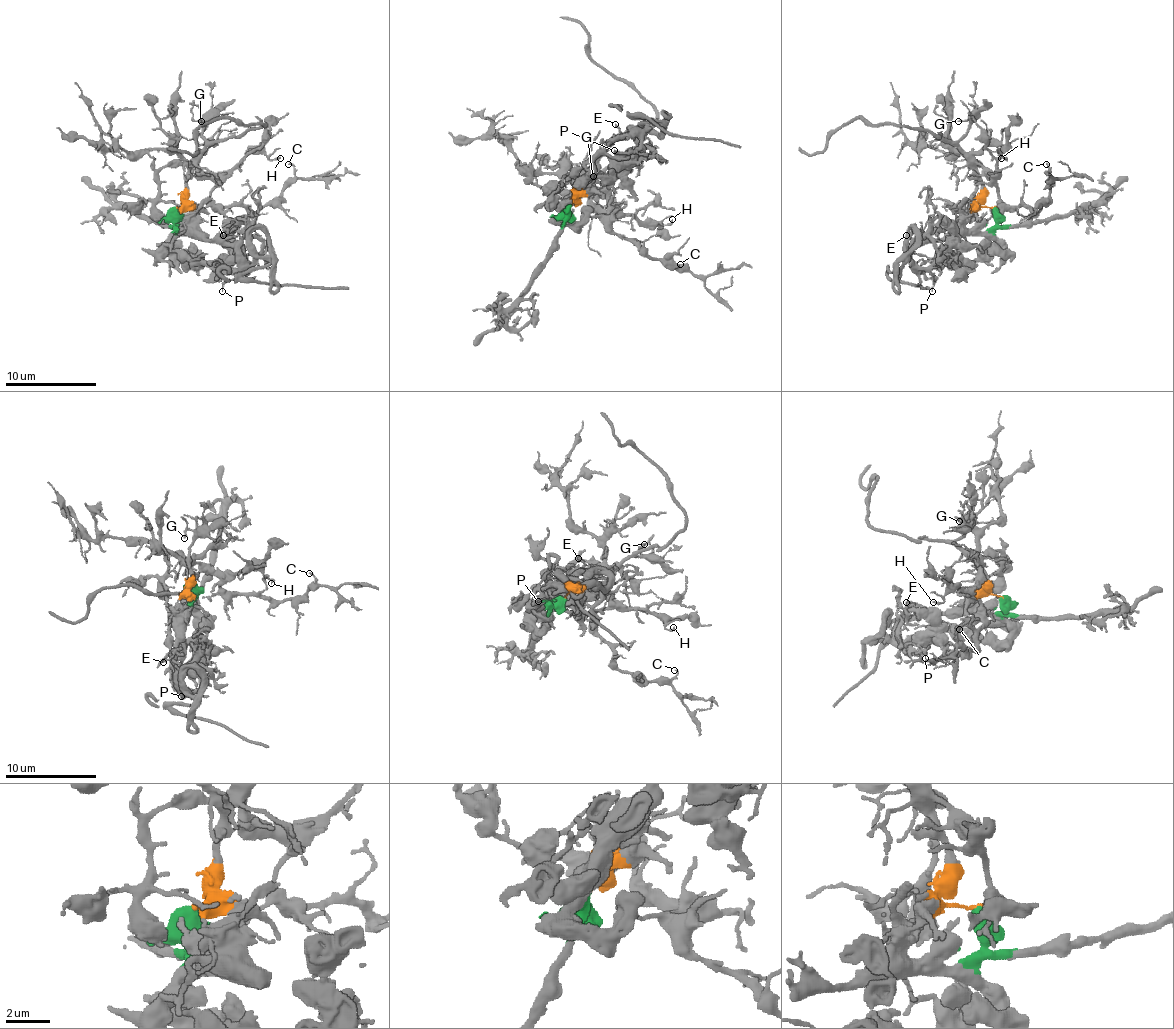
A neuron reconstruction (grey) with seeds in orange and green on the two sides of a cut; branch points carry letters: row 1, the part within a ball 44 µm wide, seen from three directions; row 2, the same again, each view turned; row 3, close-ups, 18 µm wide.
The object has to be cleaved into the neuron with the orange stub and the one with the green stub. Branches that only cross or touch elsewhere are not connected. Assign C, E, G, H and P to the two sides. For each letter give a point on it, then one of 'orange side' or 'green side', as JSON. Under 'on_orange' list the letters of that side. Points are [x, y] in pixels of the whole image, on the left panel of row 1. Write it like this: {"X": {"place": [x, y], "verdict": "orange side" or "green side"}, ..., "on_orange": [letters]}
{"C": {"place": [288, 164], "verdict": "orange side"}, "E": {"place": [223, 235], "verdict": "green side"}, "G": {"place": [201, 121], "verdict": "orange side"}, "H": {"place": [280, 158], "verdict": "orange side"}, "P": {"place": [222, 291], "verdict": "green side"}, "on_orange": ["C", "G", "H"]}

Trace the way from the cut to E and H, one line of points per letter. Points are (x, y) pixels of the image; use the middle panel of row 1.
E: (568, 212), (570, 202), (591, 177), (591, 166), (616, 137), (616, 123)
H: (568, 212), (573, 202), (589, 193), (602, 212), (634, 214), (641, 221), (659, 221), (666, 225), (673, 218)

